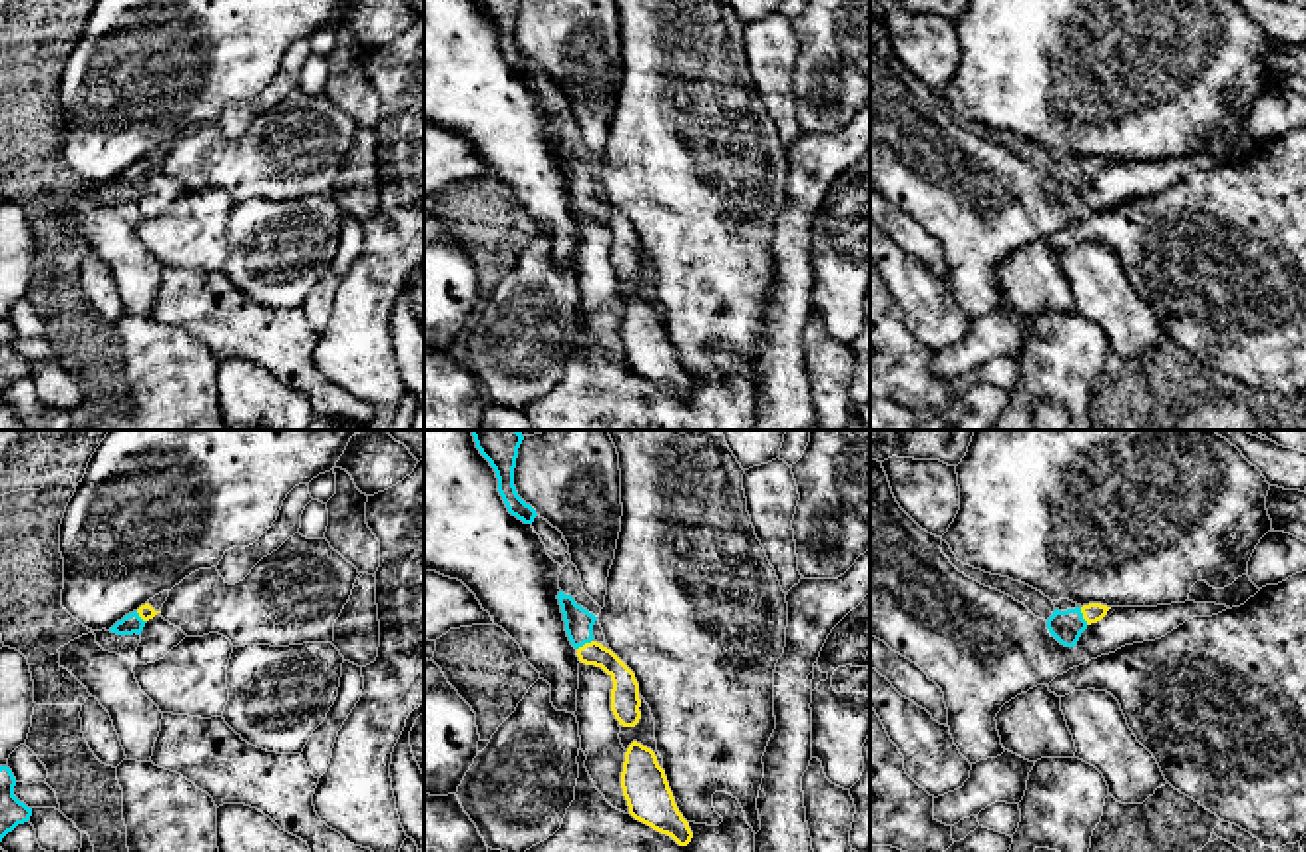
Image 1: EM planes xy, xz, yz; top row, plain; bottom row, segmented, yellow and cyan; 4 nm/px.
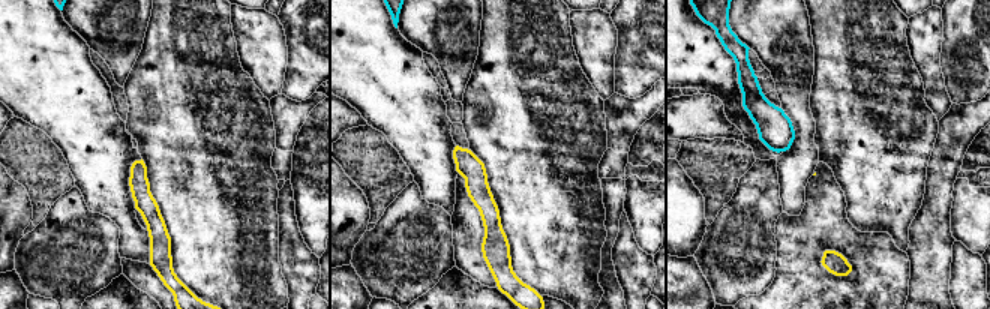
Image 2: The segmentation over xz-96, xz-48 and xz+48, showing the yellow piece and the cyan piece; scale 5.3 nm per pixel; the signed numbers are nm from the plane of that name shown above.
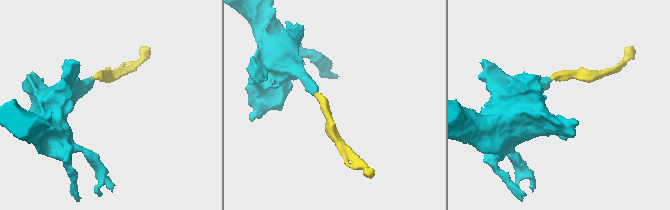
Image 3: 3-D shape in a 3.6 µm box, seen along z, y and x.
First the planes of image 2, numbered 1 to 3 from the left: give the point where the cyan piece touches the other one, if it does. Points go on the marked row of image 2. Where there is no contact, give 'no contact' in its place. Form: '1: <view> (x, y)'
1: no contact
2: no contact
3: no contact

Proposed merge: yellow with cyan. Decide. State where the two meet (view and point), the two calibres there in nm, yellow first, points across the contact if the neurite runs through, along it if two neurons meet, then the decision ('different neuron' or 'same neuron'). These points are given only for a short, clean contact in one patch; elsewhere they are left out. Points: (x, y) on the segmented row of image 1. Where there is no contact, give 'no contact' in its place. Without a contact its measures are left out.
yz (1084, 616) | 80/130 nm | across yz (1093, 612), (1084, 616), (1068, 626) | same neuron

